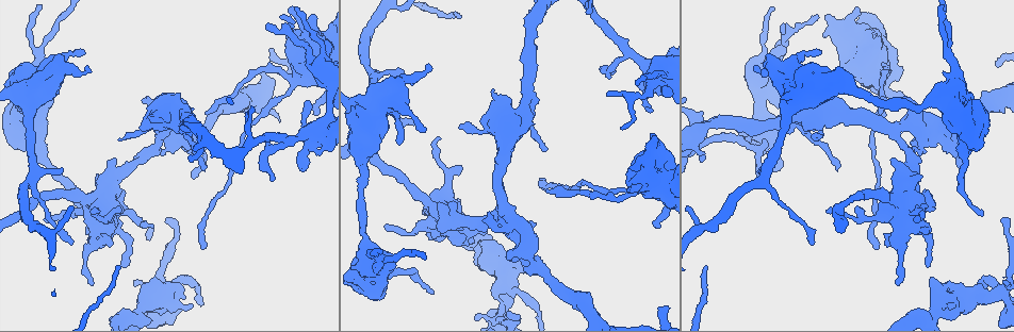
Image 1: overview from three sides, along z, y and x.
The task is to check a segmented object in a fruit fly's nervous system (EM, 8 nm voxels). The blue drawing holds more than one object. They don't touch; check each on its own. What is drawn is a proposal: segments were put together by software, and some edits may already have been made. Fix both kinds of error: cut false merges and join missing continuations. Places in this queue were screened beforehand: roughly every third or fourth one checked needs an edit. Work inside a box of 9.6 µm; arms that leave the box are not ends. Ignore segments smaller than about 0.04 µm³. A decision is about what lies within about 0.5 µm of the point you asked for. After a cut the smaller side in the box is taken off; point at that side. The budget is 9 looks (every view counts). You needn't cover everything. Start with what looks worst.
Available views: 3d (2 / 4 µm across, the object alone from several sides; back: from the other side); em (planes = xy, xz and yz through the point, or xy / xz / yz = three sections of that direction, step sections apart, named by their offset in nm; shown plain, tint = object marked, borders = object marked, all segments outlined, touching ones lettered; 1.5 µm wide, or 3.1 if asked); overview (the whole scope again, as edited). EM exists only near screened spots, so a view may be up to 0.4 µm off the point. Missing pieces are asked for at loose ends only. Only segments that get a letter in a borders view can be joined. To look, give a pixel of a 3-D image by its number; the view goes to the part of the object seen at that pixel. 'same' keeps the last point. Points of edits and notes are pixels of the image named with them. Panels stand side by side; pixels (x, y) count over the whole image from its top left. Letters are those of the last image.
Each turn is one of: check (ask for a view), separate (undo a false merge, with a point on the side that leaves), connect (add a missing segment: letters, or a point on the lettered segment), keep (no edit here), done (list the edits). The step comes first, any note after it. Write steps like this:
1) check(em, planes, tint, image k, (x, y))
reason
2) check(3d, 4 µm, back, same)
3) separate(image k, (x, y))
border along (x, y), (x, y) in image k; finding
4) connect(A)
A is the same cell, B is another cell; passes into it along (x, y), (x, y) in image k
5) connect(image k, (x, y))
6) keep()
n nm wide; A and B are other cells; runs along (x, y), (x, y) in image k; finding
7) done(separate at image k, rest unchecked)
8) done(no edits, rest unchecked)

check(3d, 2 µm, image 1, (431, 66))
an open end

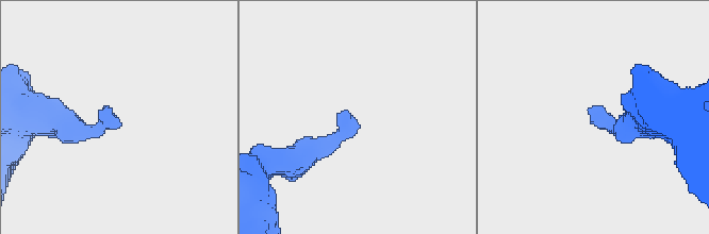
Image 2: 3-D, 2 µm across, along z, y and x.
check(em, xy, step 4, borders, image 2, (593, 109))

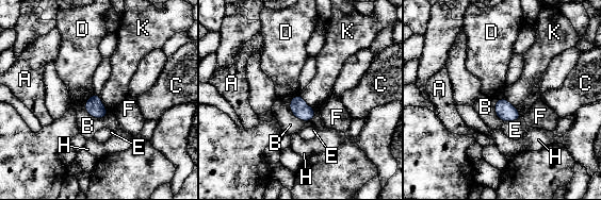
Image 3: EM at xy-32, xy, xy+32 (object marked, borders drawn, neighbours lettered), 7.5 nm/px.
keep()
140 nm wide; B touches over 220 nm; A, B, C, D, E, F, H and K are other cells; none of them fits

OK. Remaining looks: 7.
check(3d, 4 µm, image 1, (654, 226))
free end

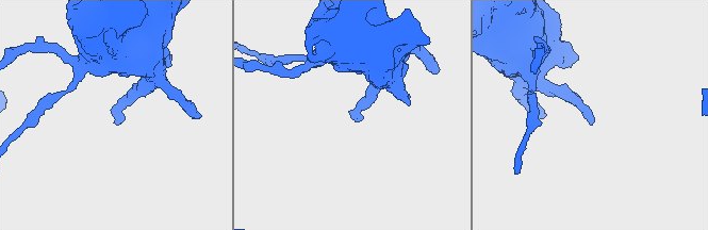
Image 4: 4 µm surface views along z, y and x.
check(em, planes, borders, image 4, (591, 124))

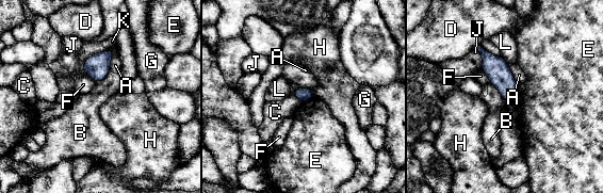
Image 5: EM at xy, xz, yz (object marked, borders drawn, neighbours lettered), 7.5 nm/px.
keep()
K touches over 220 nm; A, B, C, D, E, F, G, H, J, K and L are other cells; no lettered segment goes on from it

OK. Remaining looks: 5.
check(em, planes, borders, image 1, (773, 10))
branch stops here

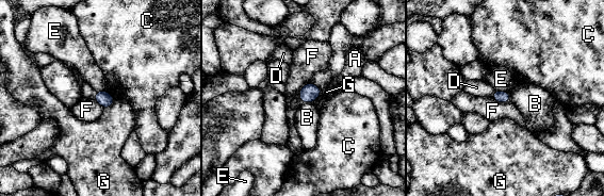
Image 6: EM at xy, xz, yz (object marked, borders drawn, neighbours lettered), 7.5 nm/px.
keep()
A, B, C, D, E, F and G are other cells; border along (491, 97), (502, 102), (509, 101) in image 6; none of them fits

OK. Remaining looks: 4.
check(em, planes, borders, image 1, (460, 126))
tapers out

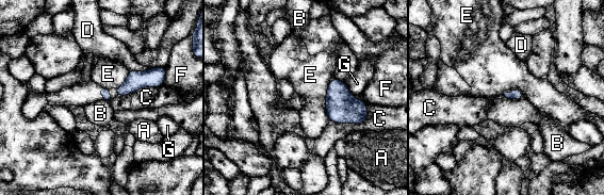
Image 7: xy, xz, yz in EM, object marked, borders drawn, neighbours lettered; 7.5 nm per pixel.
keep()
A, B, C, D, E, F and G are other cells; border along (504, 95), (510, 99), (522, 98) in image 7; no lettered segment goes on from it

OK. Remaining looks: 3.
done(no edits, rest unchecked)

